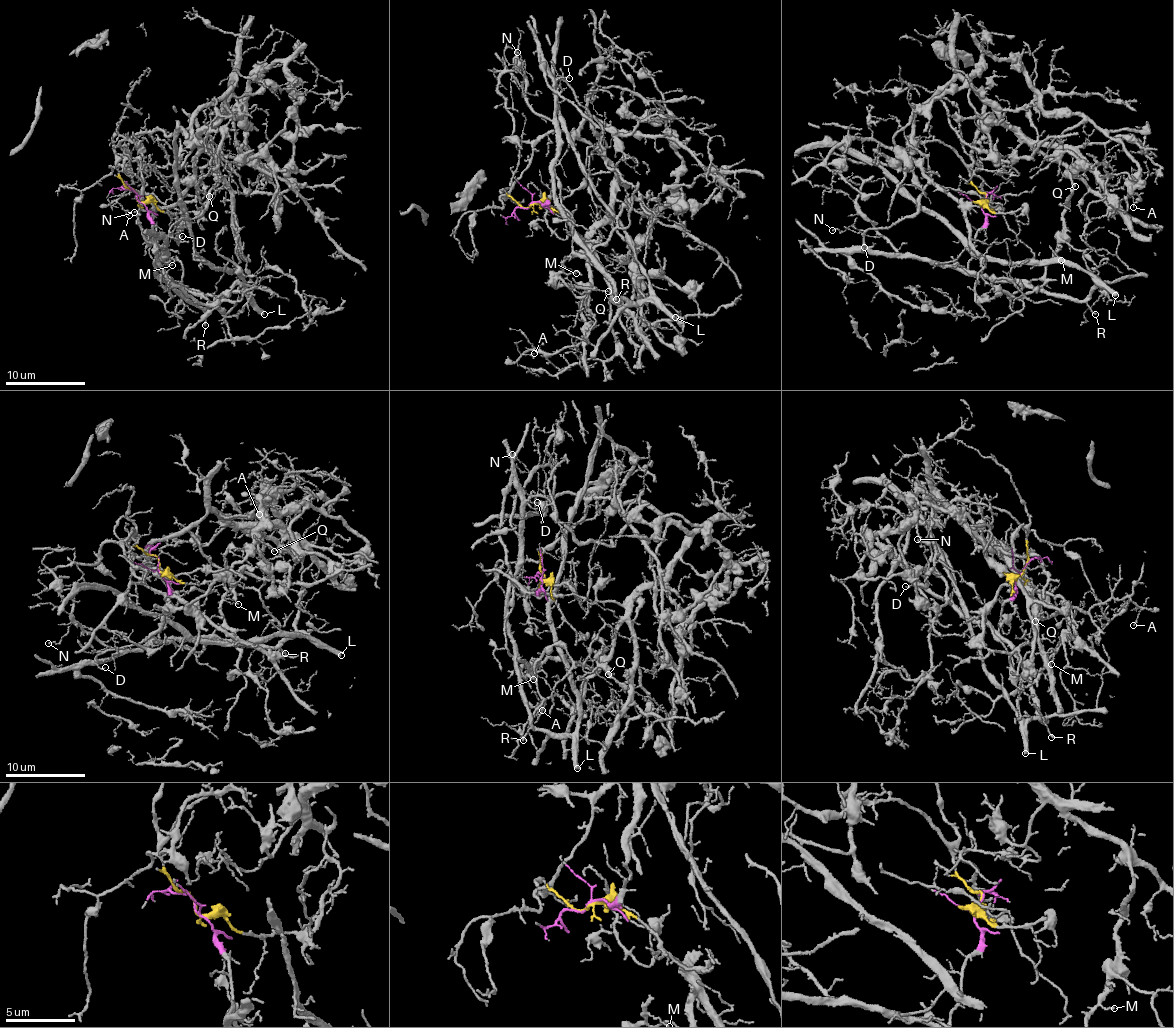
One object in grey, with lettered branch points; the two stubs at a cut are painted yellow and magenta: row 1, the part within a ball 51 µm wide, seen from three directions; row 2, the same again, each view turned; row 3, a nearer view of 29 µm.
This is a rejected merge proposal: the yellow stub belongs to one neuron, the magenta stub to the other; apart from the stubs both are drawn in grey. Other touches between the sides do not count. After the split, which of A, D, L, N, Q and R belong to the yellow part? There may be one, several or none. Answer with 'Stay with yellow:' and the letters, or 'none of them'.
Stay with yellow: A, Q

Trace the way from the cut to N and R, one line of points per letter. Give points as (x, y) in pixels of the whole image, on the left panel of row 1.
N: (135, 195), (156, 228), (155, 265), (163, 250), (142, 233), (138, 218), (141, 200), (139, 214), (133, 211)
R: (135, 195), (156, 228), (154, 265), (160, 278), (167, 279), (186, 300), (198, 304), (206, 326)

